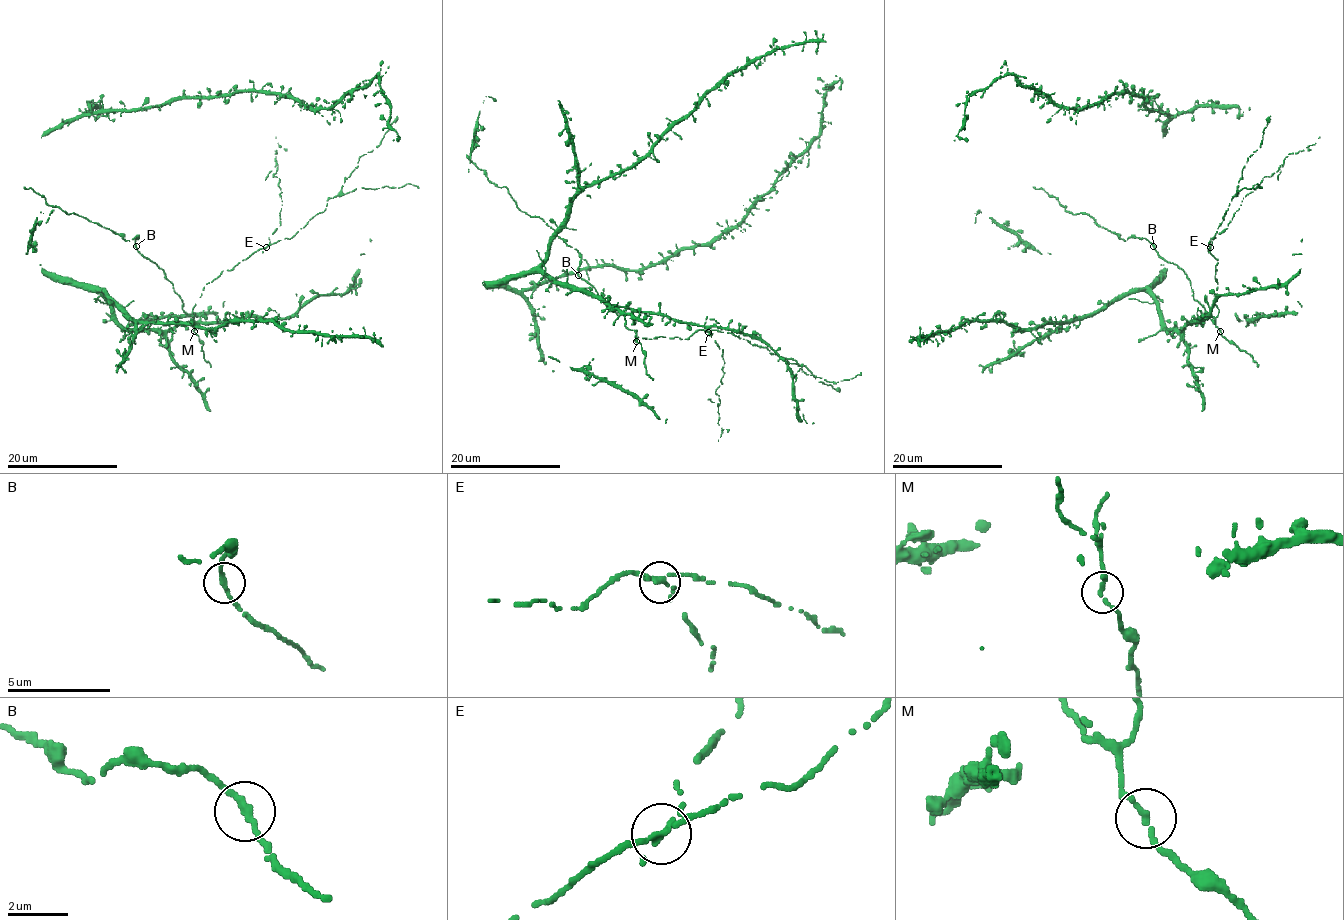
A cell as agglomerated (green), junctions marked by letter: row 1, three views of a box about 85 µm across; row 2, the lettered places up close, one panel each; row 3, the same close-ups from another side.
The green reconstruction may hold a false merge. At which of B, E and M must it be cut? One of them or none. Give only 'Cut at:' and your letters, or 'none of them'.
Cut at: E

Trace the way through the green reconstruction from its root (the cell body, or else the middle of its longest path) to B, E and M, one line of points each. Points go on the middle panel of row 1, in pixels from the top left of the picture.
B: (567, 244), (575, 248), (581, 258), (578, 275)
E: (567, 244), (581, 258), (577, 273), (607, 308), (624, 316), (635, 340), (688, 339), (700, 329), (709, 332)
M: (567, 244), (581, 258), (577, 273), (595, 289), (607, 308), (624, 316), (636, 341)

